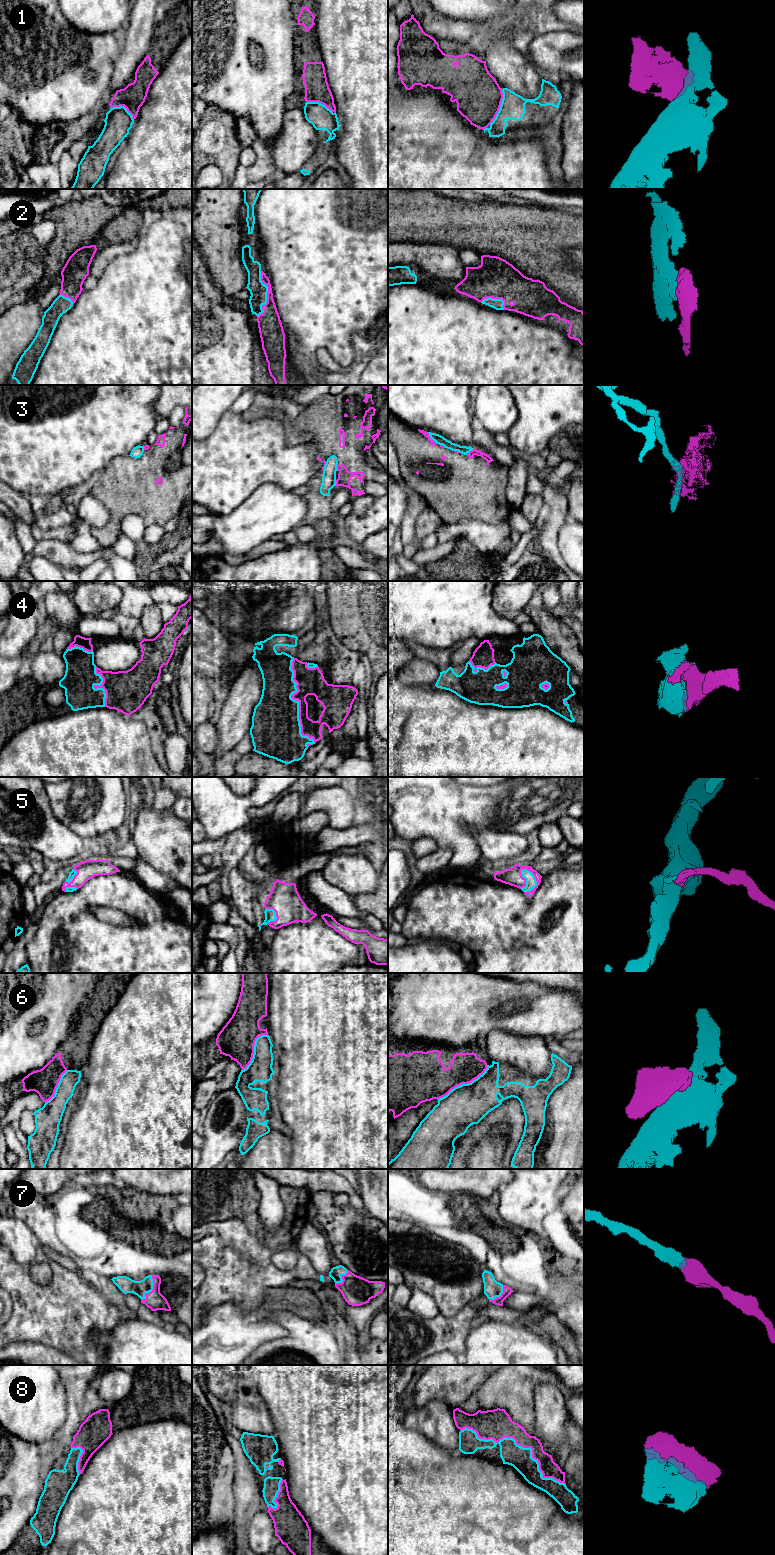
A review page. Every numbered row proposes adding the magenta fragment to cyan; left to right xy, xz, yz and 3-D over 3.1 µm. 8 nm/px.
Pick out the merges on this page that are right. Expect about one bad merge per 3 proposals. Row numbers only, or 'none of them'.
2, 4, 5, 7, 8

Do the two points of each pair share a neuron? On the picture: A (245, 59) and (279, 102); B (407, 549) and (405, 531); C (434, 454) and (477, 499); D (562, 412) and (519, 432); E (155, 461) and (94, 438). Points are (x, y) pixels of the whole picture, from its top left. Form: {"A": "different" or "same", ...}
{"A": "same", "B": "different", "C": "same", "D": "same", "E": "different"}

